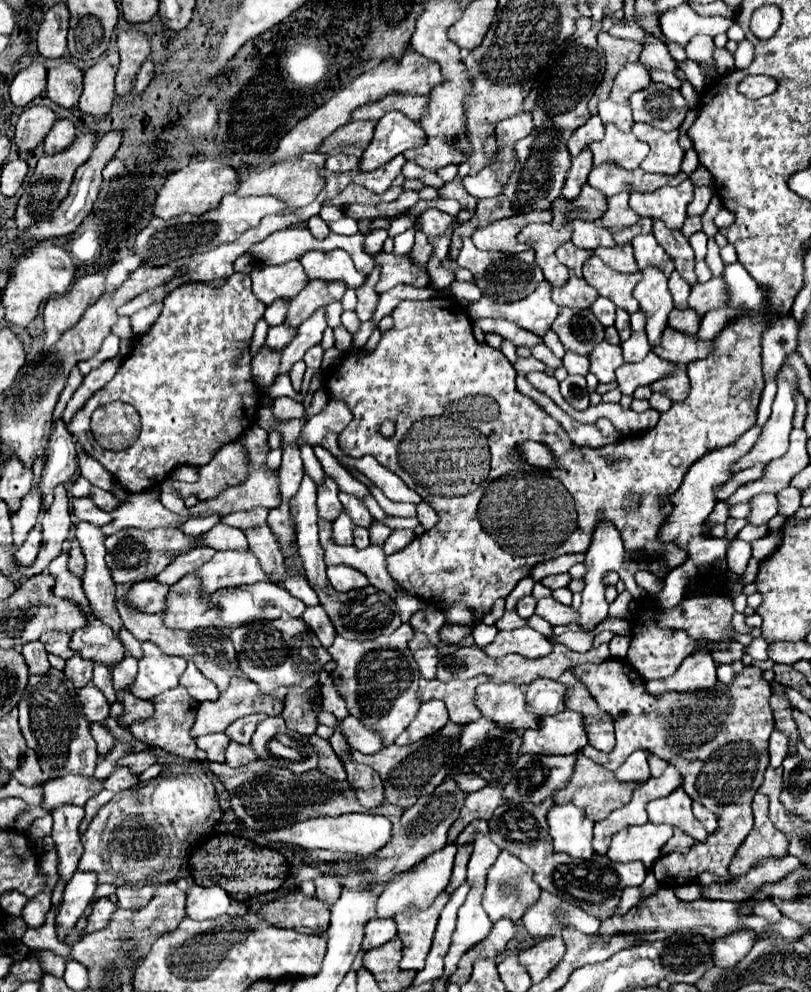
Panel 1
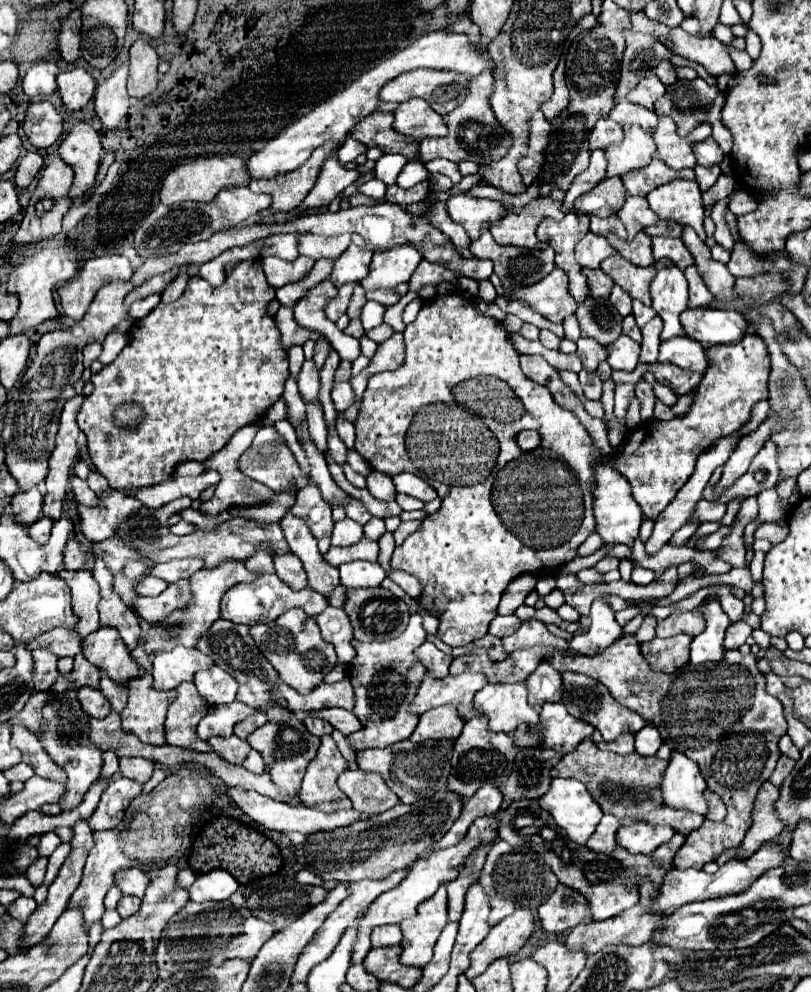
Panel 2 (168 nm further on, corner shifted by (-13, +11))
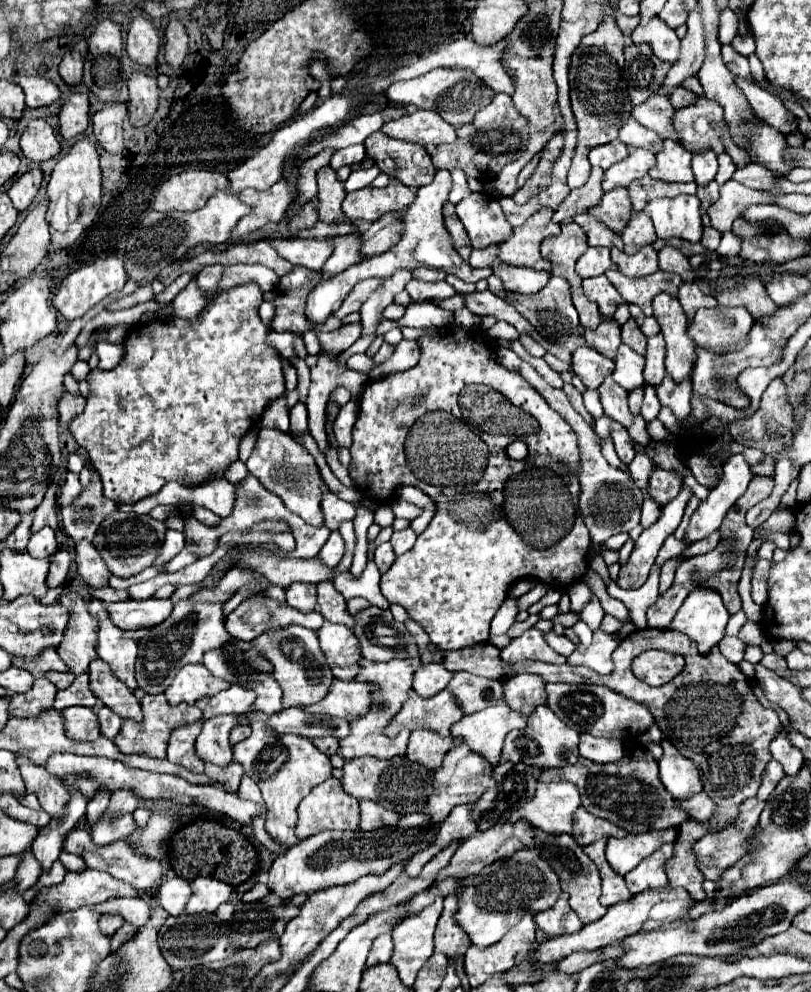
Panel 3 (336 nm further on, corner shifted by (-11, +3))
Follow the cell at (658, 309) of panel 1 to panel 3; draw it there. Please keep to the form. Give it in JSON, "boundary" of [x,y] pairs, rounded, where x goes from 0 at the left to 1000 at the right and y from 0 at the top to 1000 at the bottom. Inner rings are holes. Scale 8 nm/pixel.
{"boundary":[[[824,295],[809,297],[804,309],[821,342],[821,374],[834,384],[841,384],[843,380],[851,380],[851,372],[858,362],[858,346],[846,338],[848,322],[838,309],[838,303]]]}

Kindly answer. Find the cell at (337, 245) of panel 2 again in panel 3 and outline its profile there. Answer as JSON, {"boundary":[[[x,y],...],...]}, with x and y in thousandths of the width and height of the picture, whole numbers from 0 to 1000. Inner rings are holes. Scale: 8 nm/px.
{"boundary":[[[333,241],[333,245],[353,263],[385,273],[392,273],[409,257],[409,247],[400,241]]]}

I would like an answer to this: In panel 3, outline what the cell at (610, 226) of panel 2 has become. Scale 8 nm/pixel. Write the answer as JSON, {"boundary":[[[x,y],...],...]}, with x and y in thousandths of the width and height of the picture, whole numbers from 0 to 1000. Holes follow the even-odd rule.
{"boundary":[[[718,215],[718,217],[710,217],[708,219],[708,223],[723,233],[723,237],[725,237],[725,247],[730,247],[730,249],[762,249],[762,251],[767,251],[767,241],[764,241],[764,237],[762,235],[757,235],[757,233],[752,233],[742,223],[737,223],[735,219],[730,219],[730,217],[725,217],[725,215]]]}

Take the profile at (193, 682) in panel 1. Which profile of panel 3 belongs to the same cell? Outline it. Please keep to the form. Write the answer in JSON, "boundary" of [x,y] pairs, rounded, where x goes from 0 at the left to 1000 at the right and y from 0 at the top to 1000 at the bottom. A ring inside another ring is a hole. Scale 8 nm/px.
{"boundary":[[[286,691],[276,699],[266,699],[266,703],[249,703],[242,713],[252,719],[252,725],[261,725],[266,721],[298,721],[306,719],[311,707],[316,705],[316,699],[308,695],[301,695],[296,691]]]}

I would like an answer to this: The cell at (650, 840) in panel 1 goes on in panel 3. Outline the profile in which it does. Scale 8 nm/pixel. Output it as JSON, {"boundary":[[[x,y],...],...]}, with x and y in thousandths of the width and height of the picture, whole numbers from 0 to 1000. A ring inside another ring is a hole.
{"boundary":[[[821,836],[821,838],[804,838],[792,842],[772,842],[767,846],[752,844],[747,852],[747,866],[760,880],[772,882],[794,864],[814,856],[819,850],[834,848],[834,842],[836,842],[834,836]]]}

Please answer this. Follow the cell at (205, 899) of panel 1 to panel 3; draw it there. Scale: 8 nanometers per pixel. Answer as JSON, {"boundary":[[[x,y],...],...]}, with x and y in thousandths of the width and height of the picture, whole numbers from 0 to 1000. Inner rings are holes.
{"boundary":[[[244,884],[237,888],[237,904],[229,912],[229,920],[266,918],[274,910],[281,908],[286,894],[264,884]]]}

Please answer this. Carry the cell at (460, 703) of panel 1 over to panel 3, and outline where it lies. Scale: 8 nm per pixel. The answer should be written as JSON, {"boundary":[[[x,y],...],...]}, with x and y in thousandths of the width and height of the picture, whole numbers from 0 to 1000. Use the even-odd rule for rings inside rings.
{"boundary":[[[508,695],[506,705],[498,709],[493,719],[488,719],[483,729],[476,733],[476,739],[478,739],[478,743],[488,743],[496,735],[510,737],[513,733],[515,735],[525,733],[525,735],[533,735],[533,737],[543,739],[545,743],[550,743],[550,741],[555,741],[557,729],[567,727],[570,723],[572,723],[572,717],[552,695],[538,699],[530,705],[518,703]]]}

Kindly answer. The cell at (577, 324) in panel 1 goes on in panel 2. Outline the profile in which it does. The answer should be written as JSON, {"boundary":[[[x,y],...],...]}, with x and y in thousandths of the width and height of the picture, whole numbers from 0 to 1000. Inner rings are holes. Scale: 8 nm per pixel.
{"boundary":[[[725,299],[718,307],[713,307],[710,320],[715,324],[718,336],[742,348],[755,348],[767,336],[767,320],[747,301]]]}

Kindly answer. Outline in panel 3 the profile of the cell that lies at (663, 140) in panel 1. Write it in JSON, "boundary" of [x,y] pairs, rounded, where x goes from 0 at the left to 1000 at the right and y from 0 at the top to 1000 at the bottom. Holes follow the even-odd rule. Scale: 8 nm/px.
{"boundary":[[[829,140],[819,142],[819,150],[809,154],[809,168],[801,170],[801,176],[816,182],[856,182],[851,170],[853,156]]]}

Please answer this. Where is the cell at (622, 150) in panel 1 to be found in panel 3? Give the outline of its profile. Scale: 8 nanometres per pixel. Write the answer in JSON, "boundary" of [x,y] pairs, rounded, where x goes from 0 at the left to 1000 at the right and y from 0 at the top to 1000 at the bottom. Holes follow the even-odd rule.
{"boundary":[[[777,150],[777,156],[747,170],[742,191],[752,193],[757,189],[774,189],[782,180],[789,180],[799,174],[799,170],[809,164],[809,158],[799,150]]]}

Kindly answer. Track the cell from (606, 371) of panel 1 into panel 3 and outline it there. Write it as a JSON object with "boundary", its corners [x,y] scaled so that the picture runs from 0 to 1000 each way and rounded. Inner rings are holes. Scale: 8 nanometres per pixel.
{"boundary":[[[764,348],[762,356],[757,360],[760,372],[755,376],[755,382],[769,390],[772,394],[779,394],[789,388],[794,388],[794,380],[792,380],[792,372],[794,372],[794,360],[787,358],[784,354],[779,354],[774,348]]]}

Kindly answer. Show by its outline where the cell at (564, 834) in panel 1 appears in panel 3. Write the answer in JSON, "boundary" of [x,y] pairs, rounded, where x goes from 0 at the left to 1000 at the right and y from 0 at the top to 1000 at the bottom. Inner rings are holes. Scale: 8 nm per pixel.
{"boundary":[[[663,789],[656,807],[636,816],[629,828],[649,826],[678,842],[705,842],[705,822],[715,814],[715,799],[705,789]]]}

